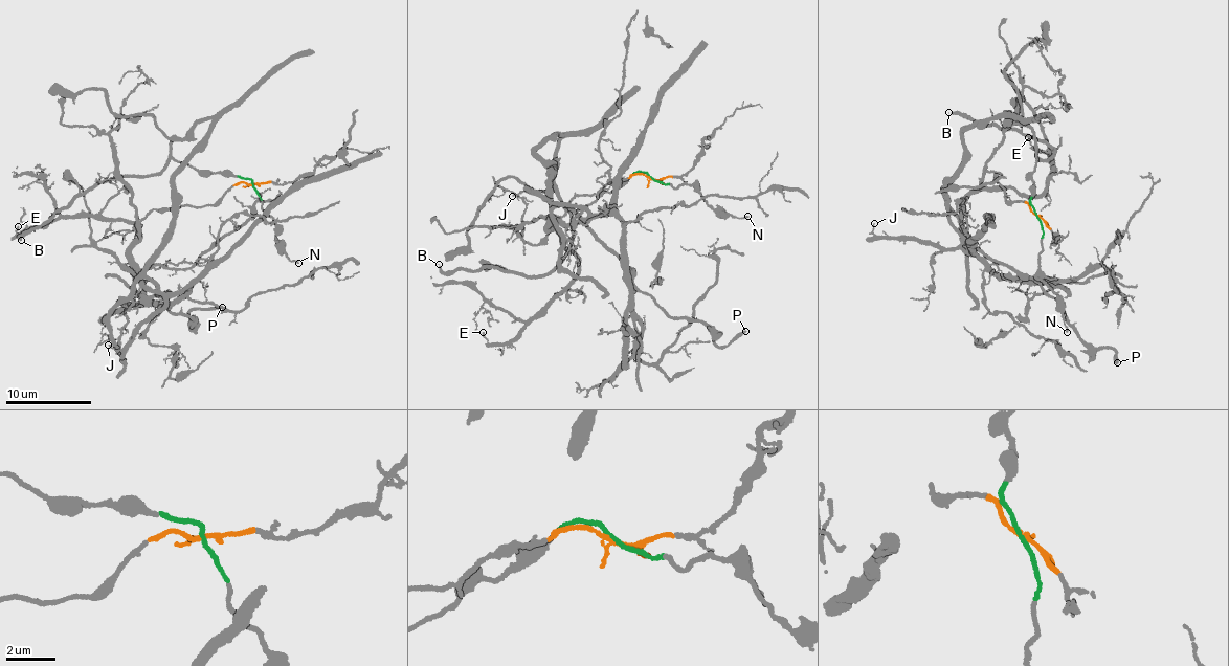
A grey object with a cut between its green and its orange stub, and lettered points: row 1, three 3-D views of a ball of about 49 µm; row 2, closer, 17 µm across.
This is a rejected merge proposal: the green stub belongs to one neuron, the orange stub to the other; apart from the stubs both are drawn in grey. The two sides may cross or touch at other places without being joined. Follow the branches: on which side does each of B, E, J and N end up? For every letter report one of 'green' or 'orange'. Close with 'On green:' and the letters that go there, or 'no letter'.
B: green
E: orange
J: orange
N: green
On green: B, N

